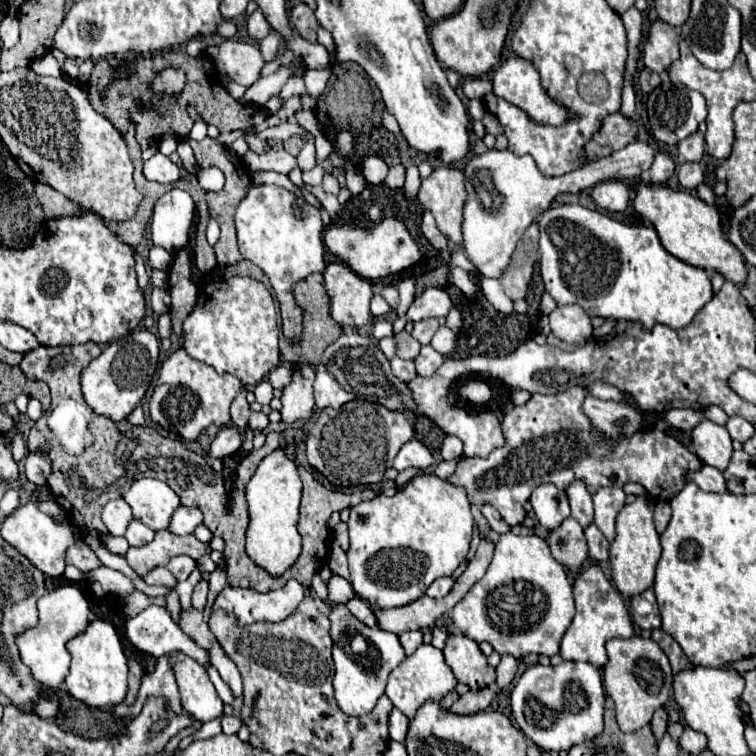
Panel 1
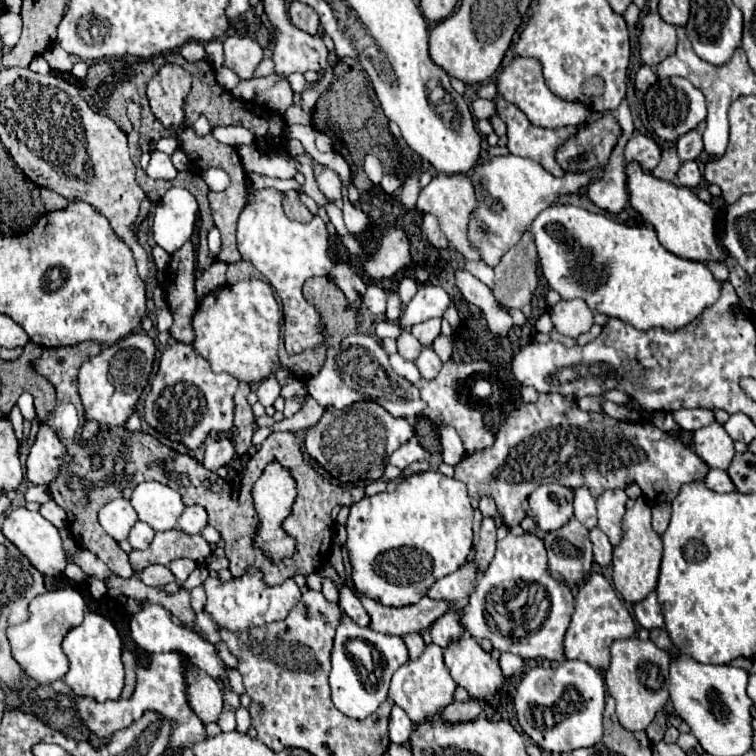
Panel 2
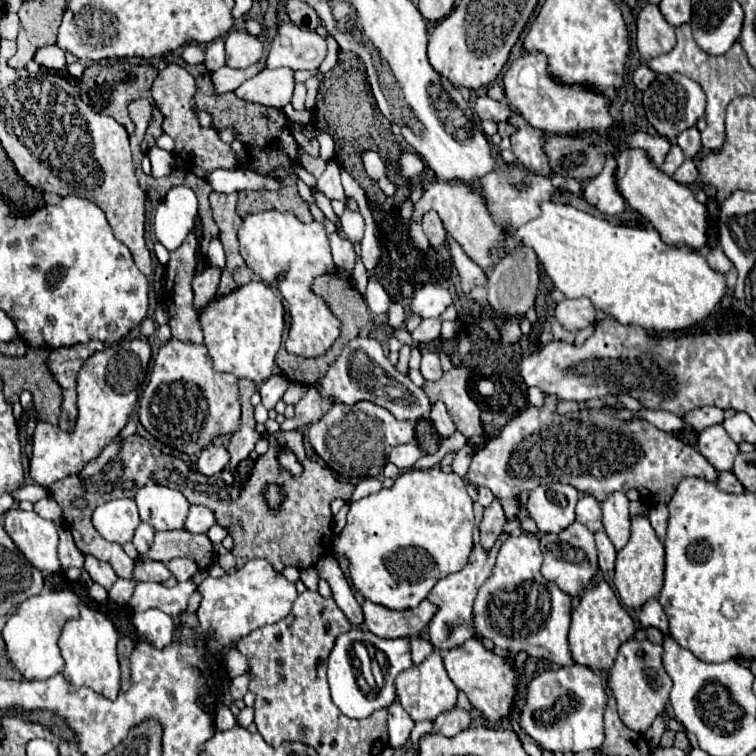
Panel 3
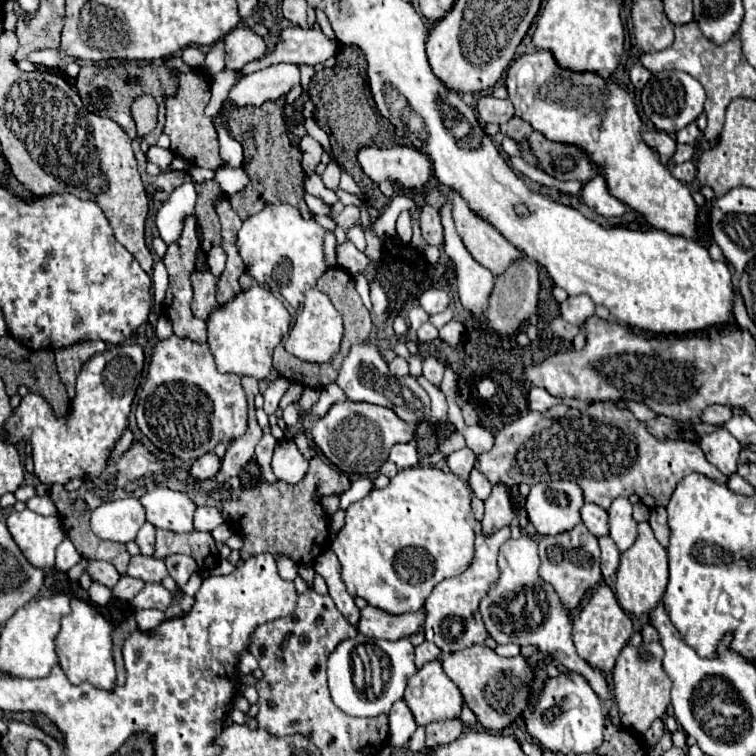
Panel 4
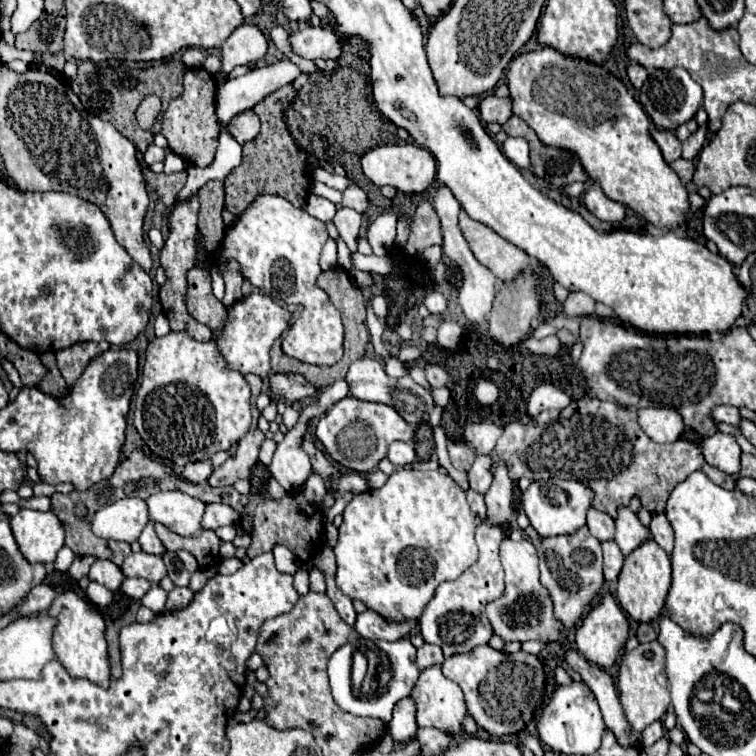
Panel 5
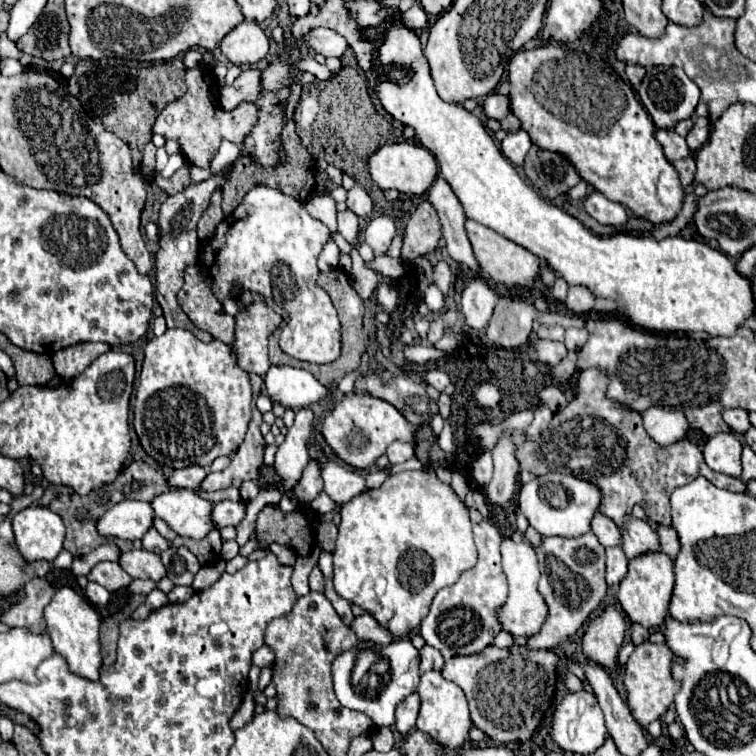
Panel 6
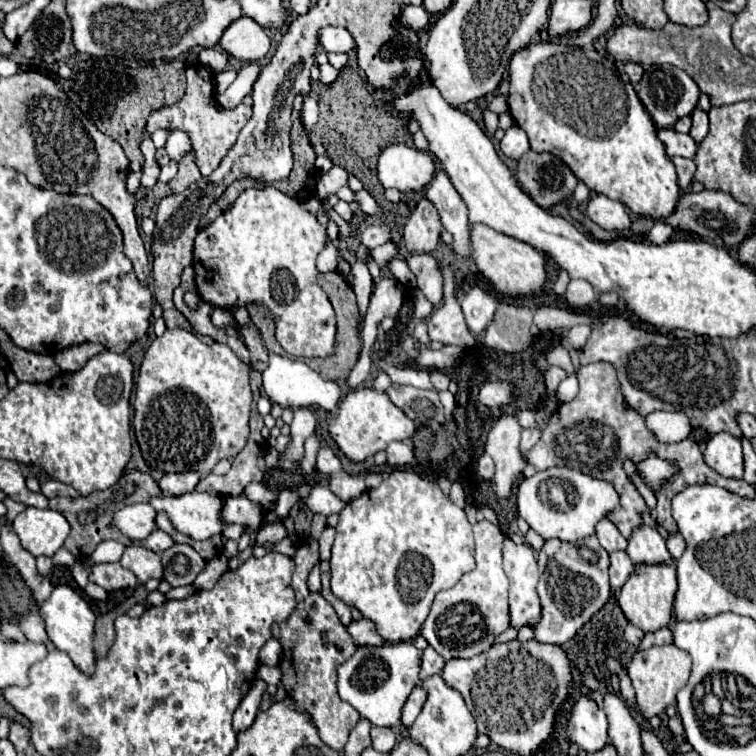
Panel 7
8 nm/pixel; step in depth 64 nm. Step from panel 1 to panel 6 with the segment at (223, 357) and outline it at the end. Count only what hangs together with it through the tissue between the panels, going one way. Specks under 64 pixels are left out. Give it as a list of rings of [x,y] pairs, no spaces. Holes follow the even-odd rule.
[[[256,300],[254,304],[240,310],[236,316],[232,354],[236,356],[236,364],[248,374],[266,376],[270,368],[268,360],[268,338],[280,328],[282,318],[264,302]]]

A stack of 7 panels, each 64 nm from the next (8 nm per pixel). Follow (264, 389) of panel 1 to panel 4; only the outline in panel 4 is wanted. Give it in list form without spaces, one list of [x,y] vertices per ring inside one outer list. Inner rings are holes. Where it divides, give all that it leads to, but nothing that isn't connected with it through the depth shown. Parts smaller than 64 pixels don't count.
[[[284,376],[274,378],[274,380],[266,386],[266,390],[262,392],[262,394],[264,394],[264,410],[266,410],[266,414],[274,414],[274,412],[276,412],[278,402],[280,402],[280,398],[284,396],[284,392],[288,390],[288,386],[290,386],[290,382],[288,382]]]

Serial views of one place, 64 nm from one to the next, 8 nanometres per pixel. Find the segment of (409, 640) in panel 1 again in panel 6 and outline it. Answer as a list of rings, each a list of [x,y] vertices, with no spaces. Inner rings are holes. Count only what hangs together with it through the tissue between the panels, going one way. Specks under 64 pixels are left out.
[[[424,646],[420,650],[420,672],[428,672],[428,670],[442,670],[444,666],[444,658],[440,656],[440,650],[432,648],[432,646]]]

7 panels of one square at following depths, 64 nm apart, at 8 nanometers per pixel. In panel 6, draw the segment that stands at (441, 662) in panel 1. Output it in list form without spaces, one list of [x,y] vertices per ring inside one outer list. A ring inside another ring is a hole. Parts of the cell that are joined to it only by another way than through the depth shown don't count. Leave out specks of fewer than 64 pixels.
[[[432,670],[432,672],[424,672],[420,676],[420,684],[416,688],[416,694],[420,696],[420,714],[418,714],[416,728],[430,734],[442,746],[446,744],[452,750],[460,748],[468,740],[468,730],[472,728],[472,720],[470,720],[464,692],[454,682],[442,678],[442,674],[438,670]]]

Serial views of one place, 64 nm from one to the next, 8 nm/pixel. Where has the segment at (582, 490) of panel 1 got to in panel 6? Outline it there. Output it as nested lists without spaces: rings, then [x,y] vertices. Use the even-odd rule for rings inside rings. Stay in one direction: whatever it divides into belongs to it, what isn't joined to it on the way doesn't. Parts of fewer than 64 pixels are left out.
[[[600,512],[592,518],[592,532],[596,534],[596,538],[600,540],[602,546],[620,546],[618,526],[612,524],[612,520],[608,520],[608,516],[604,516]]]

